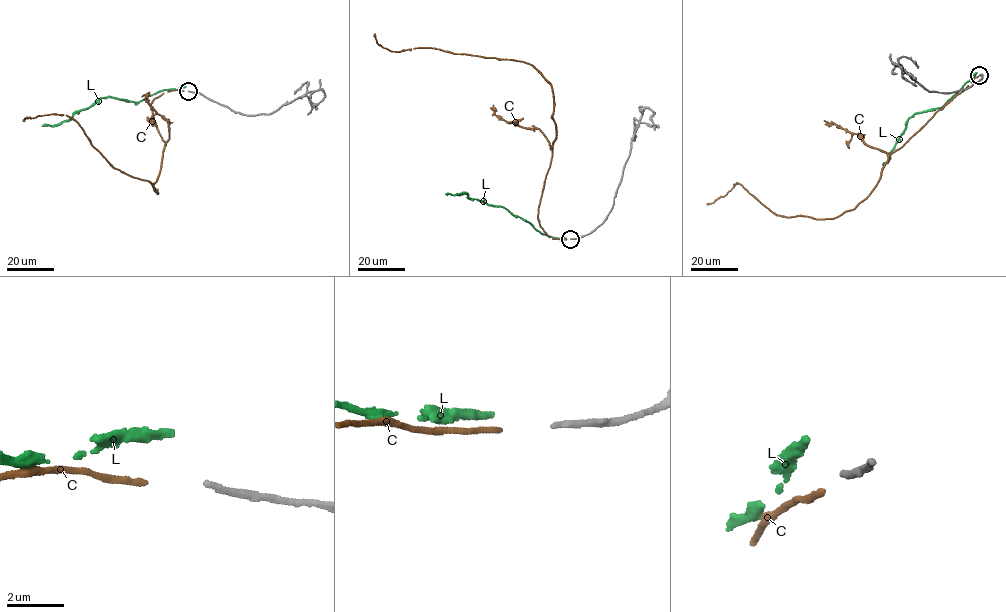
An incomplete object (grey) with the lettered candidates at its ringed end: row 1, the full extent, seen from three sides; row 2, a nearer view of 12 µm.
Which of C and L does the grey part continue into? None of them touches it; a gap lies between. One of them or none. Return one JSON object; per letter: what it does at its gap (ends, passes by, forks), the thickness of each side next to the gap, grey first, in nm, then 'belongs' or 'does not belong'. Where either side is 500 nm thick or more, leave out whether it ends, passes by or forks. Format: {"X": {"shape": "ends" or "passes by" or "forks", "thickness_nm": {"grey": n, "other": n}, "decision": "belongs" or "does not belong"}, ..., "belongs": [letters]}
{"C": {"shape": "ends", "thickness_nm": {"grey": 190, "other": 180}, "decision": "belongs"}, "L": {"shape": "ends", "thickness_nm": {"grey": 190, "other": 260}, "decision": "does not belong"}, "belongs": ["C"]}

